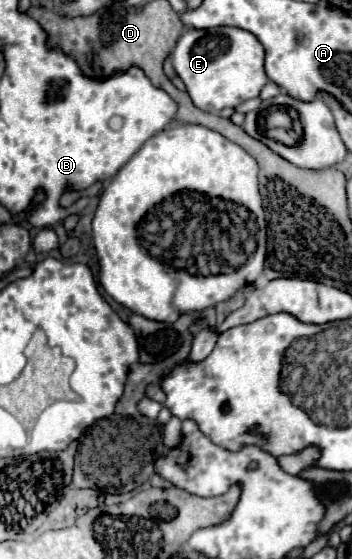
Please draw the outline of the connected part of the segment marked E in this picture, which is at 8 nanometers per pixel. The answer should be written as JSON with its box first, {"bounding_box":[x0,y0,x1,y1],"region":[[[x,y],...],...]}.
{"bounding_box":[170,26,268,114],"region":[[[236,26],[186,30],[180,36],[170,60],[176,74],[186,84],[192,102],[210,114],[218,114],[222,108],[234,108],[244,100],[256,98],[268,82],[264,72],[264,48],[252,32]]]}

